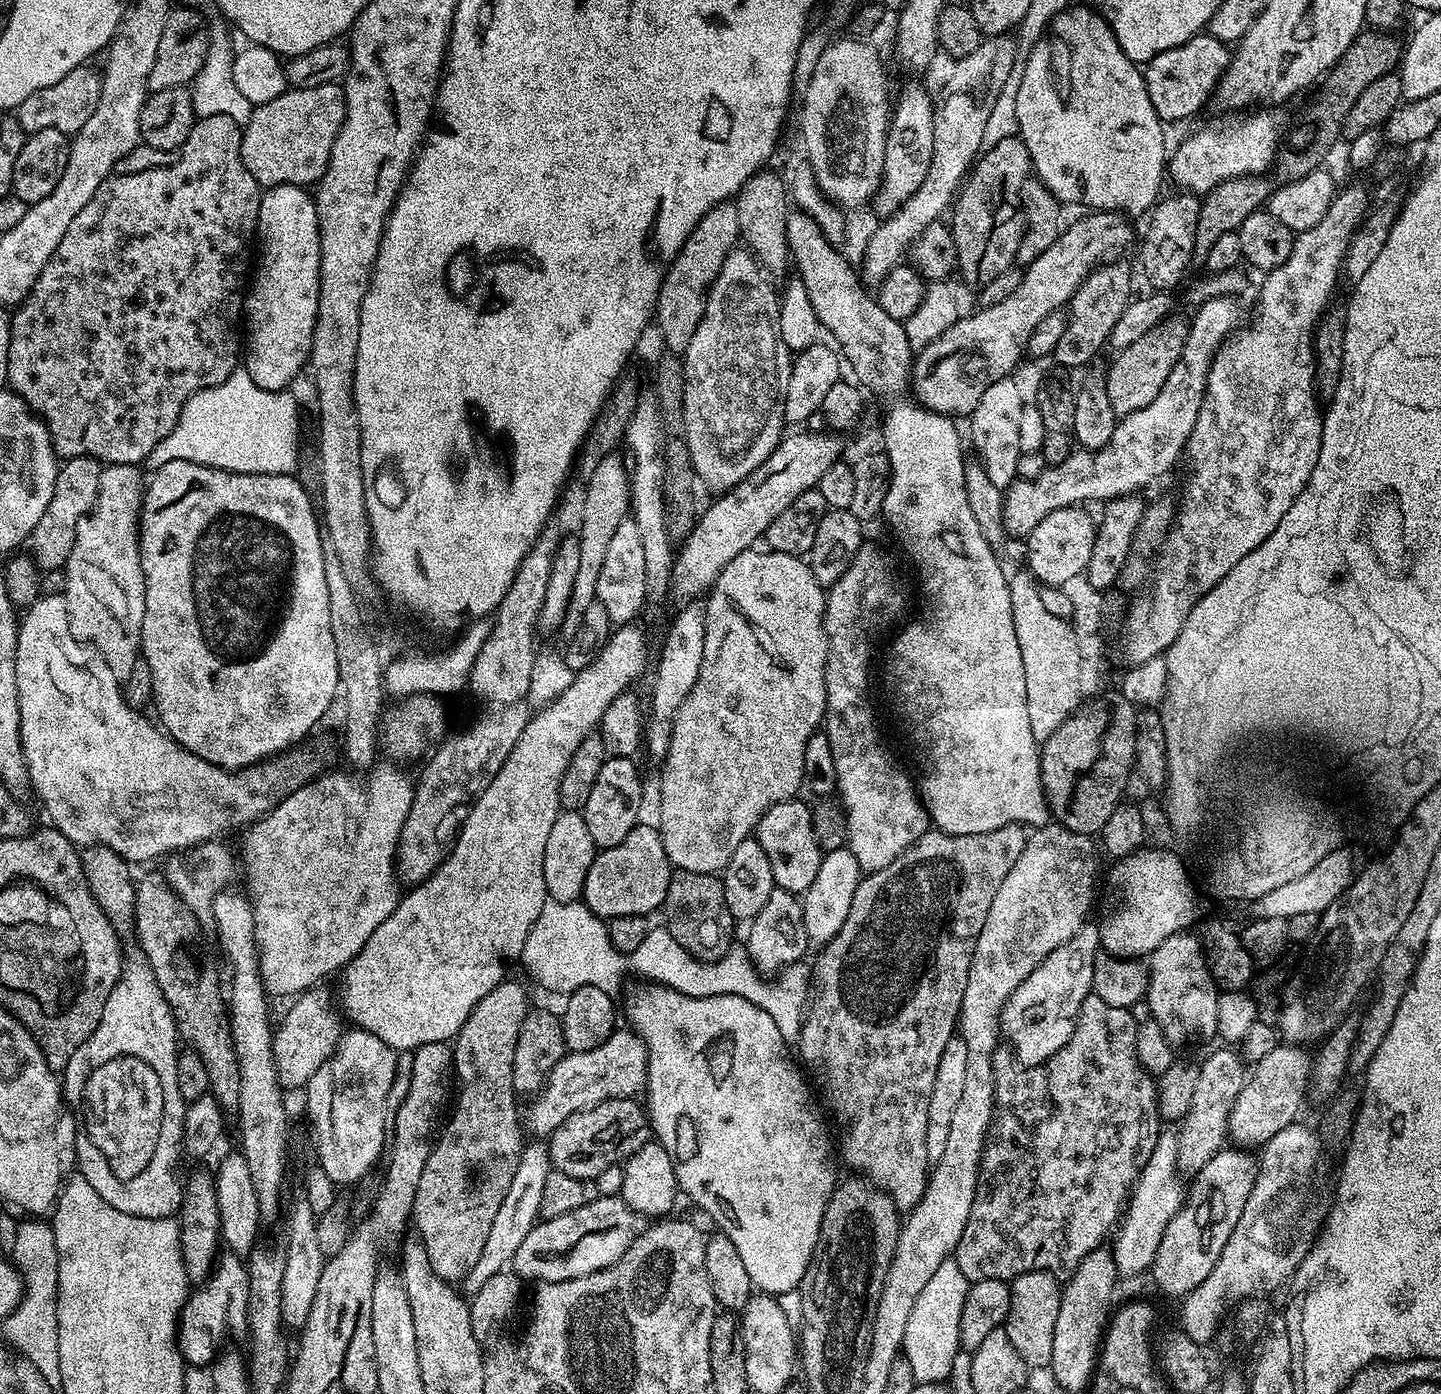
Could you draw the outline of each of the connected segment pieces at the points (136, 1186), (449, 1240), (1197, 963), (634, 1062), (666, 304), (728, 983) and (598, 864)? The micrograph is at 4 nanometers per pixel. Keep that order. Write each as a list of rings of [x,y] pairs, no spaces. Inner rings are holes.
[[[76,1140],[76,1164],[79,1175],[84,1176],[86,1182],[94,1186],[96,1193],[106,1202],[110,1202],[110,1206],[114,1206],[114,1210],[122,1210],[122,1214],[134,1214],[146,1218],[175,1217],[179,1213],[186,1191],[182,1176],[180,1180],[179,1174],[175,1172],[180,1156],[182,1157],[182,1145],[177,1140],[160,1140],[151,1168],[138,1174],[138,1178],[120,1184],[110,1174],[106,1174],[106,1170],[102,1168],[102,1158],[88,1156],[88,1144],[82,1144],[82,1140]]]
[[[505,978],[477,1002],[454,1037],[452,1063],[455,1075],[460,1075],[460,1093],[455,1093],[456,1109],[453,1110],[444,1133],[442,1128],[438,1139],[433,1143],[431,1154],[426,1158],[410,1217],[411,1223],[416,1223],[415,1235],[424,1244],[426,1258],[430,1260],[434,1274],[449,1282],[457,1282],[462,1278],[464,1280],[475,1263],[482,1258],[491,1223],[510,1189],[510,1182],[518,1168],[521,1148],[526,1143],[525,1137],[520,1137],[522,1116],[521,1113],[520,1116],[516,1113],[518,1093],[512,1089],[512,1067],[518,1034],[529,1011],[527,990],[518,981]]]
[[[1186,930],[1173,933],[1148,957],[1148,989],[1144,1002],[1145,1005],[1148,1004],[1151,1019],[1158,1022],[1163,1030],[1163,1037],[1174,1050],[1180,1049],[1179,1047],[1196,1032],[1204,1036],[1207,1032],[1215,1033],[1217,1028],[1217,998],[1220,990],[1212,976],[1211,968],[1208,967],[1203,944],[1197,935],[1188,933]]]
[[[617,1030],[612,1033],[612,1037],[602,1046],[594,1046],[594,1050],[585,1052],[568,1052],[561,1060],[552,1067],[552,1073],[548,1075],[547,1081],[542,1091],[531,1101],[532,1105],[526,1112],[526,1128],[533,1132],[532,1136],[536,1138],[547,1138],[570,1114],[580,1112],[584,1108],[593,1108],[607,1100],[618,1100],[621,1098],[632,1098],[637,1094],[643,1093],[646,1088],[648,1078],[648,1051],[640,1037],[631,1030]]]
[[[735,203],[715,204],[693,225],[691,232],[684,239],[684,244],[677,249],[675,256],[665,267],[652,316],[669,353],[682,354],[688,348],[697,324],[704,316],[707,288],[717,276],[721,263],[737,243],[738,231],[739,221]]]
[[[649,927],[646,938],[642,938],[642,942],[638,942],[638,946],[630,954],[633,970],[645,981],[662,984],[666,988],[673,988],[687,996],[734,994],[738,998],[746,998],[754,1002],[754,1006],[758,1007],[772,990],[769,981],[757,972],[756,967],[749,960],[747,951],[728,952],[725,956],[710,961],[709,964],[703,964],[702,961],[695,960],[675,940],[677,937],[667,927],[659,927]]]
[[[637,826],[618,842],[618,846],[599,849],[595,853],[589,869],[586,870],[585,884],[582,895],[582,903],[594,915],[601,918],[614,916],[643,916],[647,917],[648,912],[657,911],[661,903],[666,887],[665,865],[652,860],[648,851],[661,851],[658,832],[655,827],[643,828]],[[636,852],[644,852],[639,856]]]

